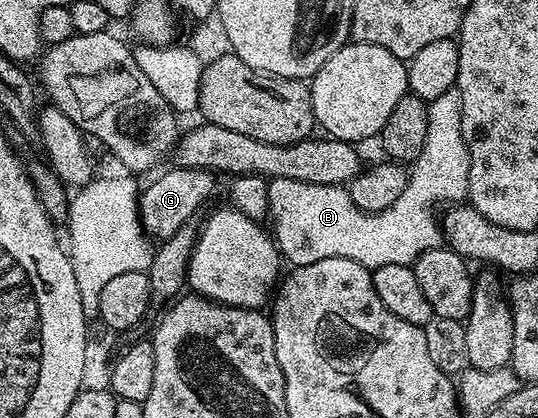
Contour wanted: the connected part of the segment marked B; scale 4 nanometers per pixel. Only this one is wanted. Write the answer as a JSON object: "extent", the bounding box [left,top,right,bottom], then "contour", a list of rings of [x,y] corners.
{"extent":[267,86,469,270],"contour":[[[454,86],[451,90],[447,90],[447,94],[439,94],[439,98],[428,101],[429,113],[427,114],[427,139],[423,142],[423,154],[419,154],[419,158],[413,161],[411,171],[409,173],[409,185],[403,190],[403,194],[399,194],[399,198],[395,198],[395,202],[391,206],[387,206],[387,210],[379,210],[378,212],[364,212],[359,210],[359,206],[355,206],[355,202],[351,202],[351,194],[348,187],[339,184],[316,184],[315,182],[299,182],[295,178],[272,178],[268,181],[269,189],[267,190],[267,198],[269,199],[270,219],[273,220],[272,233],[275,235],[277,247],[286,261],[290,260],[290,265],[300,266],[310,264],[311,262],[319,262],[323,258],[351,258],[351,262],[359,262],[364,268],[370,270],[379,266],[387,266],[388,264],[408,264],[412,265],[417,257],[422,256],[427,250],[442,247],[443,233],[439,223],[438,213],[433,213],[433,207],[440,200],[449,200],[445,202],[461,202],[468,197],[469,194],[469,151],[467,150],[467,142],[463,142],[463,98],[459,98],[459,90]]]}

